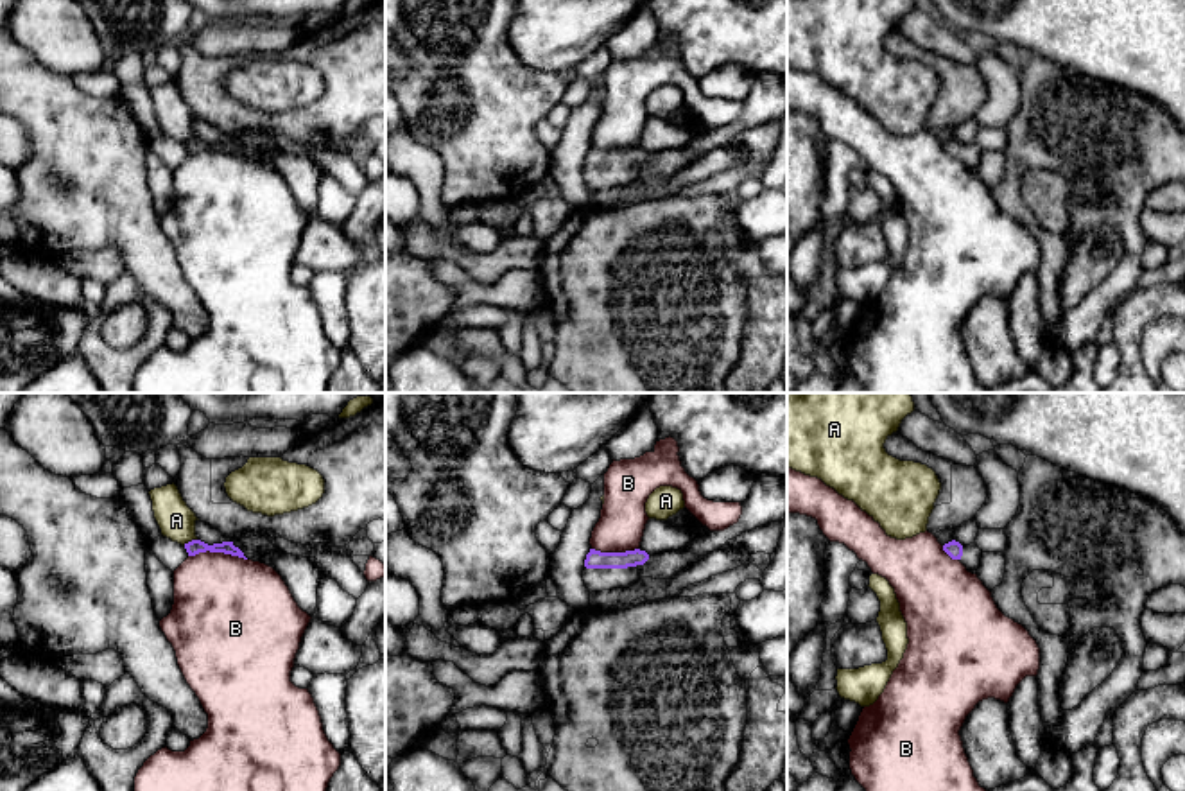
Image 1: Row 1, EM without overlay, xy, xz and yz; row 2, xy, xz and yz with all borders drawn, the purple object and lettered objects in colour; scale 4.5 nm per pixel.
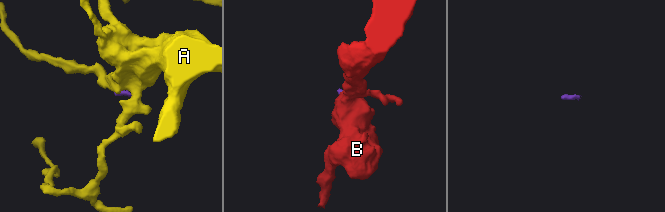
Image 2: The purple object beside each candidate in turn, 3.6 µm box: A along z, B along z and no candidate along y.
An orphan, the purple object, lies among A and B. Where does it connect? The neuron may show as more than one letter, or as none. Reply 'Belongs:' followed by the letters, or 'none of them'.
Belongs: none of them

